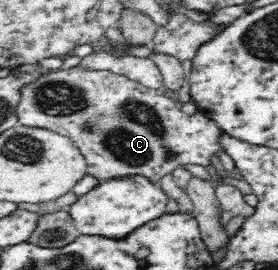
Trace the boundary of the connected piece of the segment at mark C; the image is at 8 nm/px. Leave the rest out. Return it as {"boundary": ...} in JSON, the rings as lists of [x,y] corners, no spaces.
{"boundary":[[[77,67],[51,71],[24,91],[17,114],[23,126],[45,128],[73,140],[87,160],[88,174],[107,180],[139,176],[160,186],[163,178],[176,168],[187,164],[206,167],[217,152],[227,152],[222,143],[226,135],[207,114],[187,115],[162,90],[146,88],[111,72],[84,72]]]}

